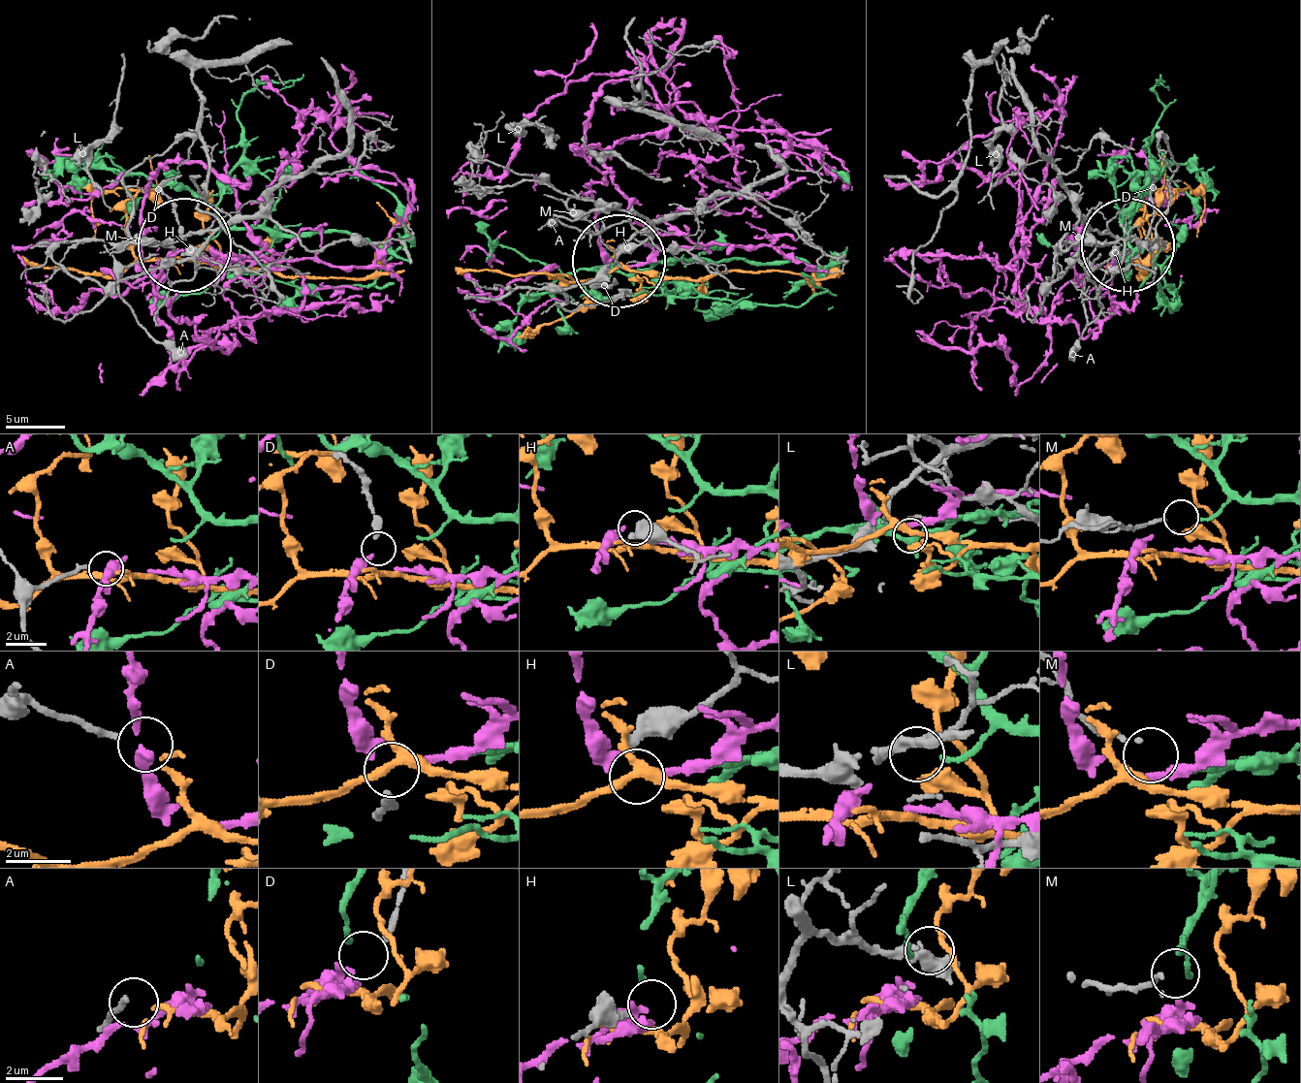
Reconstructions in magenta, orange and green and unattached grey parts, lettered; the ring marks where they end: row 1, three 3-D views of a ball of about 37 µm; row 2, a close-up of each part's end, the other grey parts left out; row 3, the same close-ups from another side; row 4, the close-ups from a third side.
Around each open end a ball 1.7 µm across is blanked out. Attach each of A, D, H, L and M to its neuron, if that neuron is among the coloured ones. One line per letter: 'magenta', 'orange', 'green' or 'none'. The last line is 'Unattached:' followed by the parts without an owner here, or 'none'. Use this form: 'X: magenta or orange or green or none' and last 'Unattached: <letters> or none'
A: orange
D: magenta
H: none
L: none
M: green
Unattached: H, L

